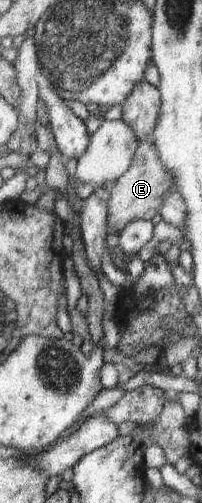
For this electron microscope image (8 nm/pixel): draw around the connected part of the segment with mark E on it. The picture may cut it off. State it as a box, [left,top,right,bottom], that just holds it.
[107,140,177,233]

